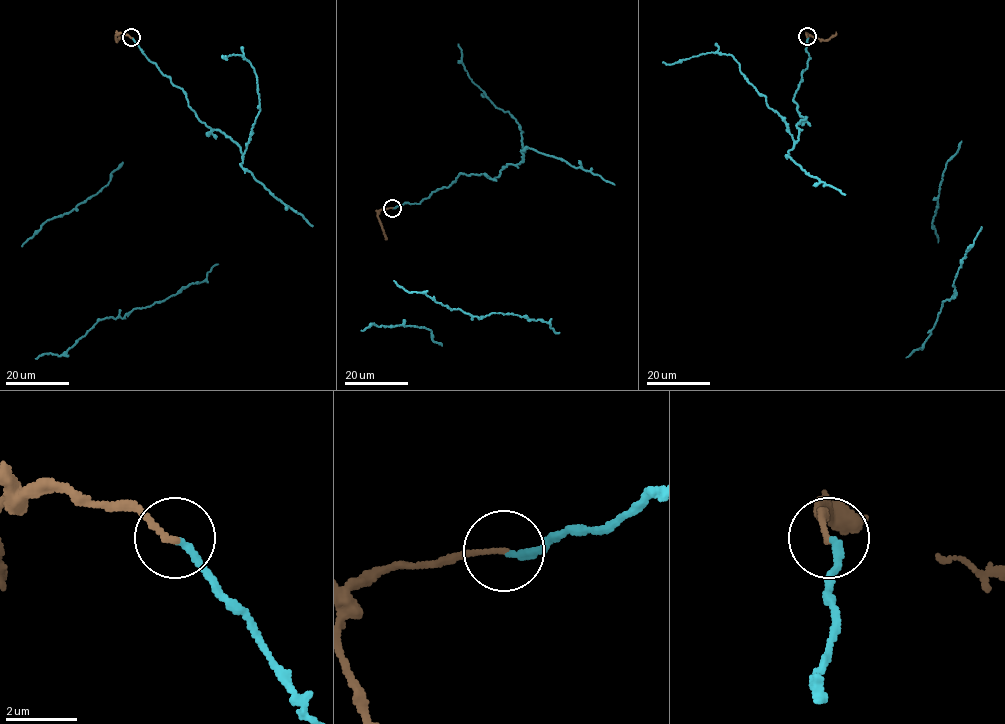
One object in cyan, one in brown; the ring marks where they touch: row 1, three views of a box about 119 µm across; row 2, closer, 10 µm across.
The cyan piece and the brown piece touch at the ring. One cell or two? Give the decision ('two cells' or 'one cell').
two cells

